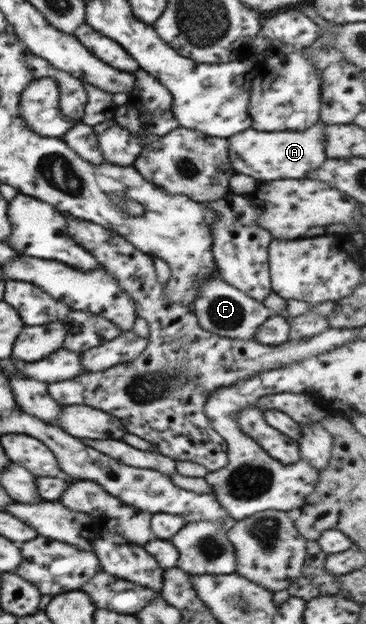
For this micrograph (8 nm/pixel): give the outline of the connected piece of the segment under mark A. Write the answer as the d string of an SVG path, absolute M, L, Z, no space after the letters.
M323 122L303 130L259 132L251 129L239 132L227 139L230 160L236 173L243 173L259 182L280 179L303 179L311 171L320 168L327 160L326 125Z

